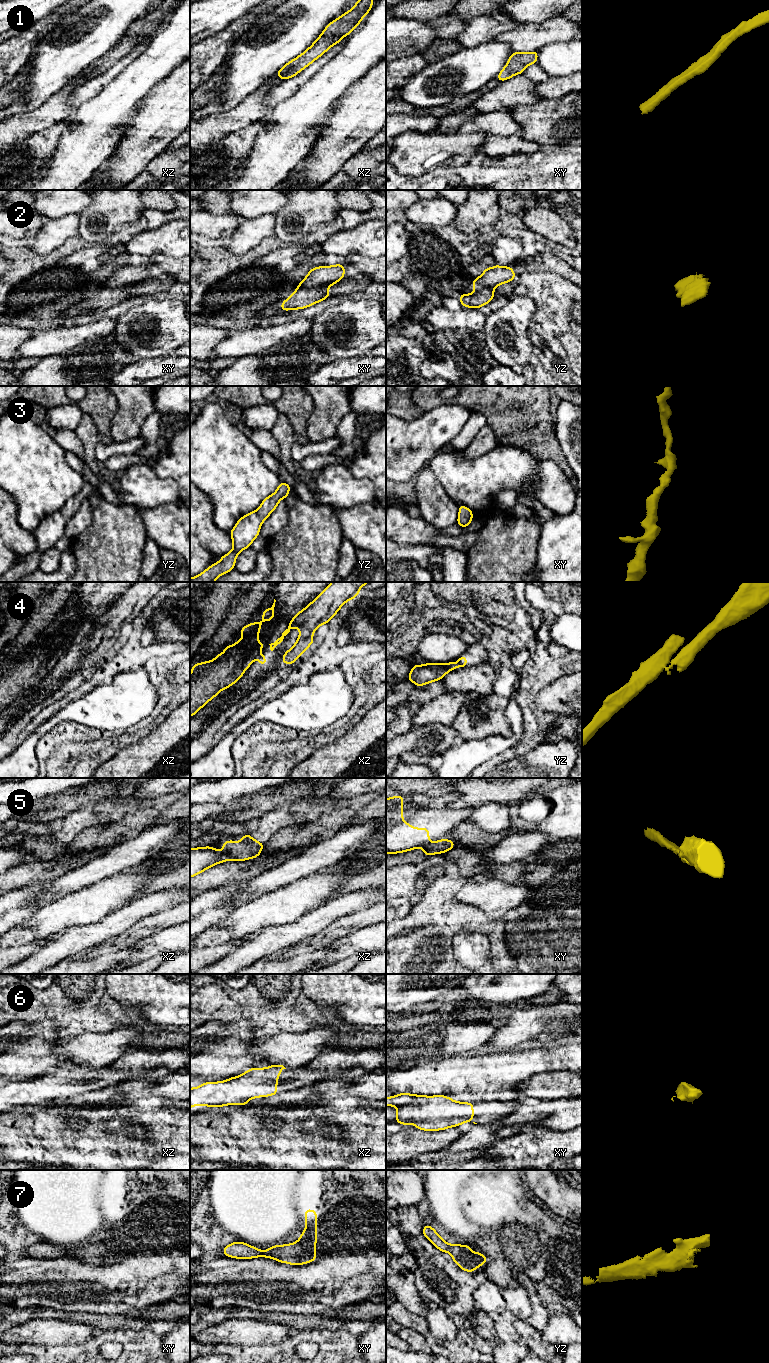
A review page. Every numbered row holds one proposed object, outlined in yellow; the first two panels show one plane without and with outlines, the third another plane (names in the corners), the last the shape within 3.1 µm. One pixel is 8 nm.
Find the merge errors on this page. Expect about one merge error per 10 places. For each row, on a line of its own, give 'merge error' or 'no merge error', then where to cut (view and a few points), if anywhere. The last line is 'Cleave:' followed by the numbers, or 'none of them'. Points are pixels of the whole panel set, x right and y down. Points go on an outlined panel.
1: no merge error; no cut
2: merge error; cut in xy along (299, 285), (305, 288), (326, 288)
3: no merge error; no cut
4: merge error; cut in xz along (259, 654), (256, 656)
5: merge error; cut in xz along (225, 851), (228, 859)
6: no merge error; no cut
7: no merge error; no cut
Cleave: 2, 4, 5

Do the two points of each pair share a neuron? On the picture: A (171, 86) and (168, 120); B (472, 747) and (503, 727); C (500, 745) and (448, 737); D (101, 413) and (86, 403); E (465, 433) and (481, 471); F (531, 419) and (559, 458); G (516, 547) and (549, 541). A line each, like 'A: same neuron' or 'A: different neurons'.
A: same neuron
B: different neurons
C: different neurons
D: same neuron
E: different neurons
F: same neuron
G: different neurons

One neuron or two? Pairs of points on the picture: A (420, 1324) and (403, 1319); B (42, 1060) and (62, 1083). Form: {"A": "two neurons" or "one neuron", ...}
{"A": "one neuron", "B": "two neurons"}

